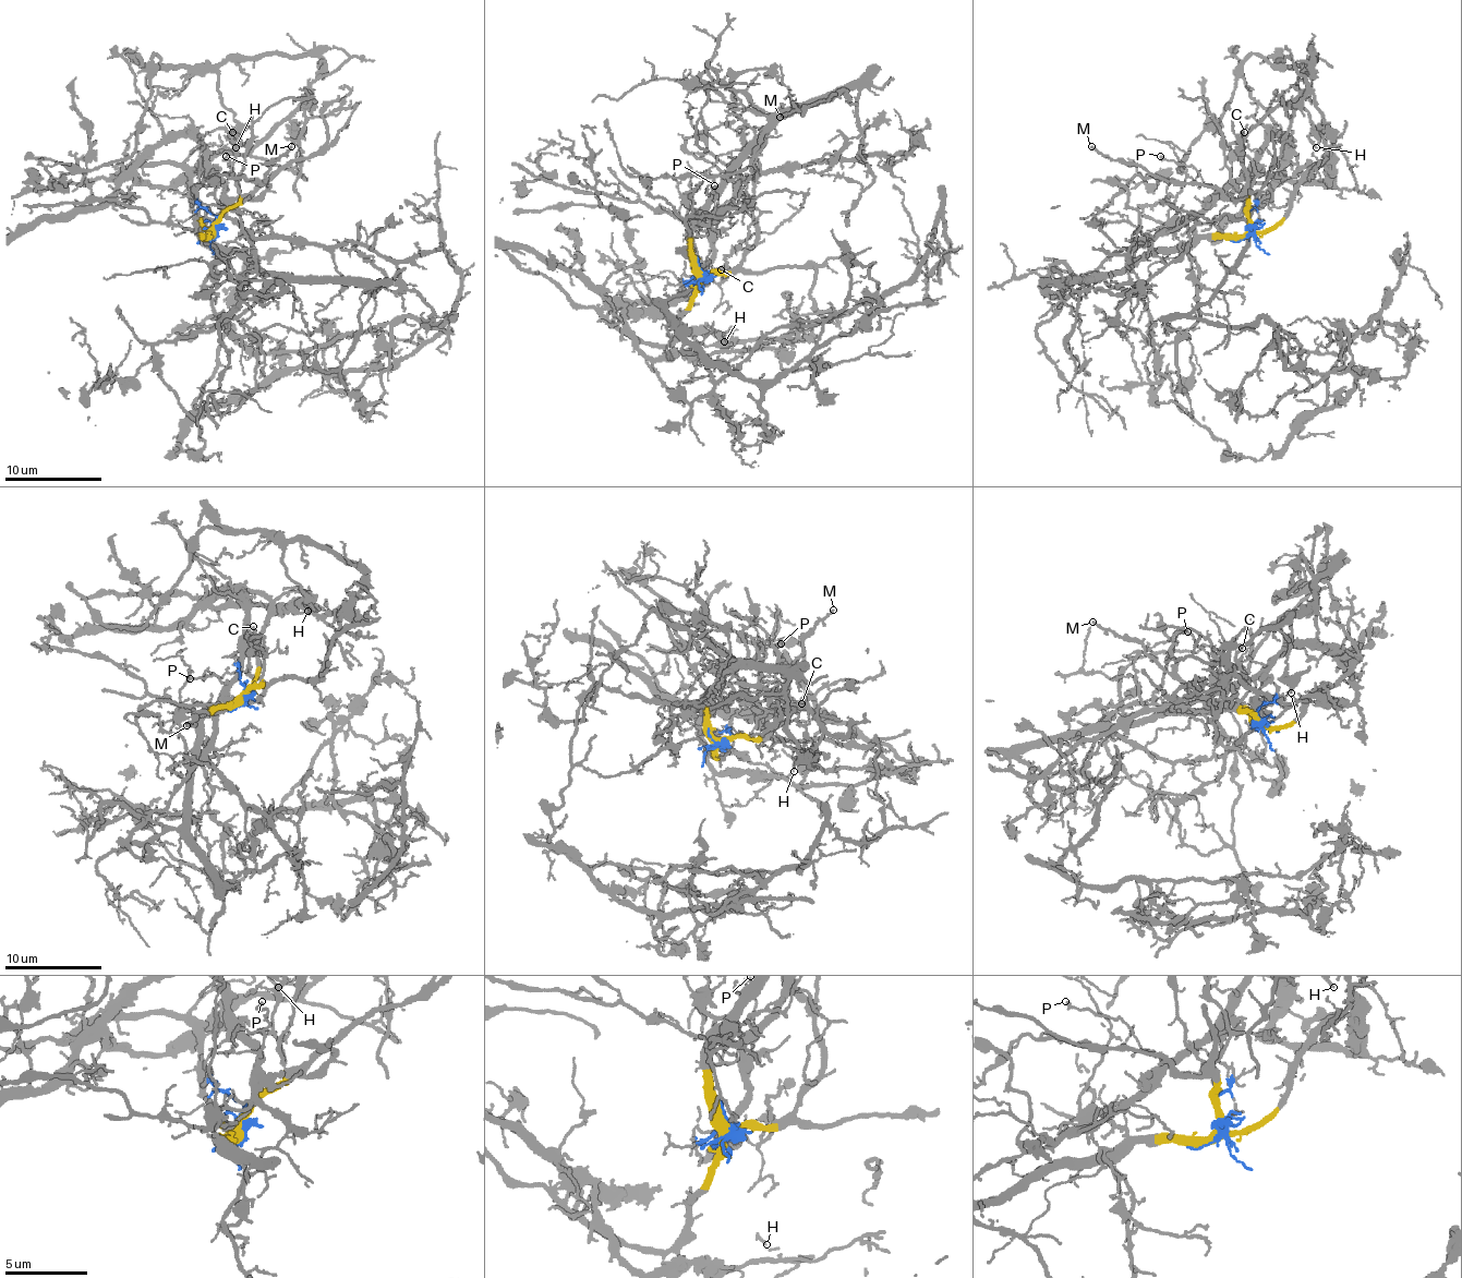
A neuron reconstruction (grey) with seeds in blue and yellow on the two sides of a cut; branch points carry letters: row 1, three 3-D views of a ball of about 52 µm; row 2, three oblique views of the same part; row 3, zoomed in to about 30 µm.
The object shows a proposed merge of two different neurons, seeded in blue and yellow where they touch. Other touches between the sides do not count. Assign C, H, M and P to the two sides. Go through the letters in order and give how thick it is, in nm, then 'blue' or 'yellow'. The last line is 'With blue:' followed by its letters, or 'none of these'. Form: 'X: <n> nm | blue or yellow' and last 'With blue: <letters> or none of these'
C: 170 nm | yellow
H: 150 nm | blue
M: 180 nm | yellow
P: 150 nm | blue
With blue: H, P

